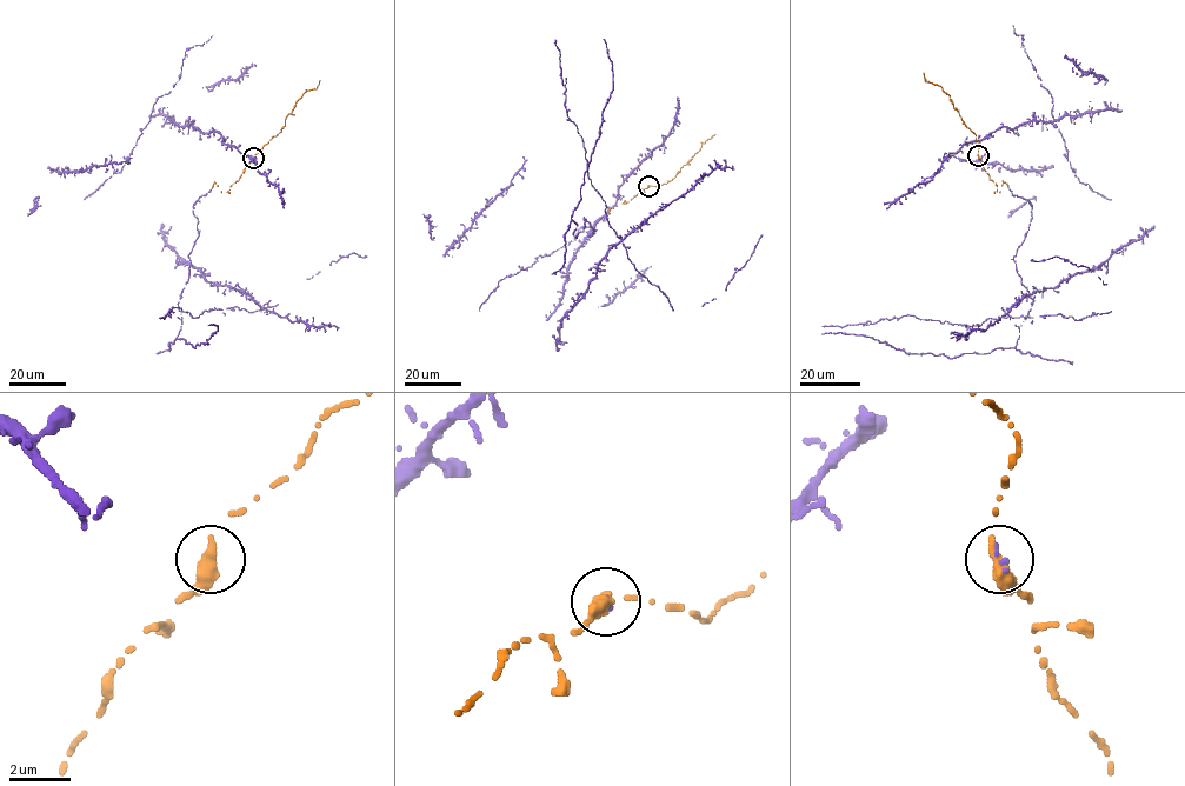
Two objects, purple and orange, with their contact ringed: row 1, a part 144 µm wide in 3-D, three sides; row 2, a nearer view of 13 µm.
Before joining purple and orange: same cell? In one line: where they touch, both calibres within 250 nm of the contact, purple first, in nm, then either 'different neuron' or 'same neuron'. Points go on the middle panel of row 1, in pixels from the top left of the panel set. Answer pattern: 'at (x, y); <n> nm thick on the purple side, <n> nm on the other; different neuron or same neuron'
at (648, 186); 170 nm thick on the purple side, 500 nm on the other; same neuron

